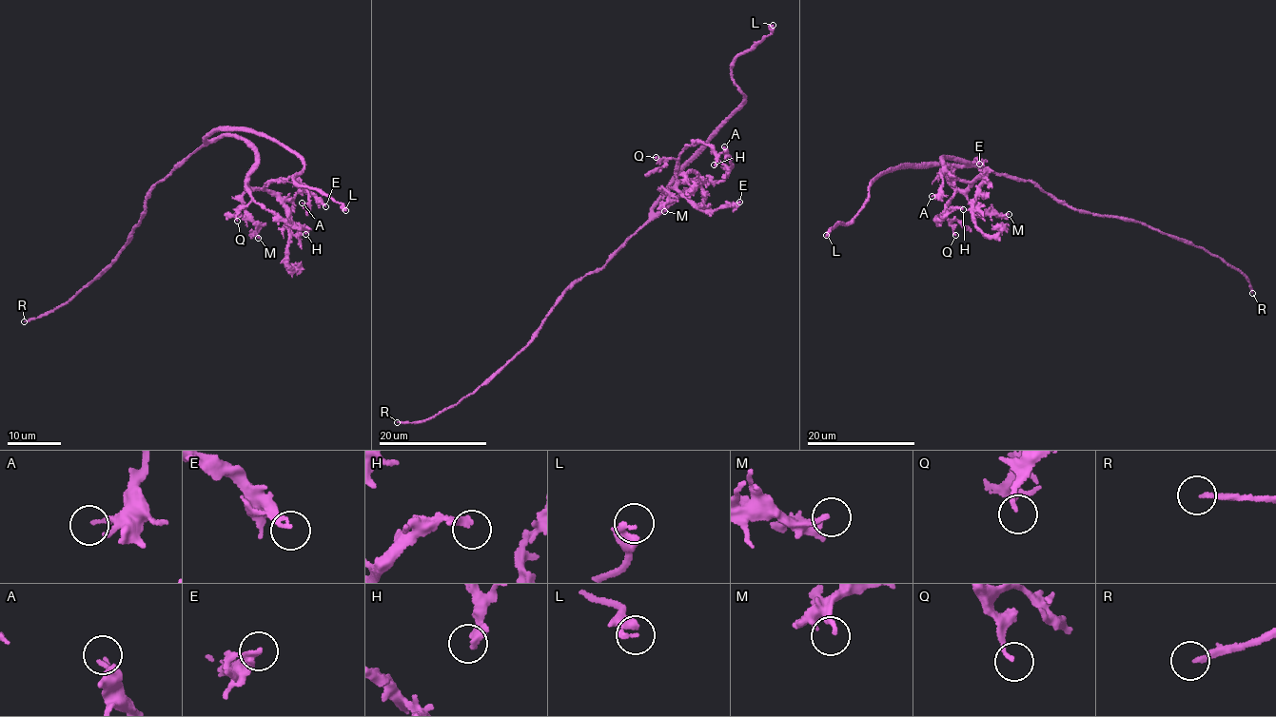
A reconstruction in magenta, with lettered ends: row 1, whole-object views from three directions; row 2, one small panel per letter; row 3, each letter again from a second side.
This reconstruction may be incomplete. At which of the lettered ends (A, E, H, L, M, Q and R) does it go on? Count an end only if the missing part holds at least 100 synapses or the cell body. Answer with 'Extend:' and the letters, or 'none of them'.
Extend: R

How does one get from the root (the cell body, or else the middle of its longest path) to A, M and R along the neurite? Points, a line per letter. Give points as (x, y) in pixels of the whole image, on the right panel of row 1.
A: (995, 172), (944, 156), (946, 177), (961, 189), (970, 183), (955, 178), (950, 166), (937, 195), (932, 196)
M: (995, 172), (954, 156), (944, 156), (941, 162), (945, 164), (945, 177), (975, 208), (1009, 214)
R: (995, 172), (1032, 182), (1041, 191), (1073, 208), (1133, 220), (1203, 249), (1241, 272), (1252, 293)

